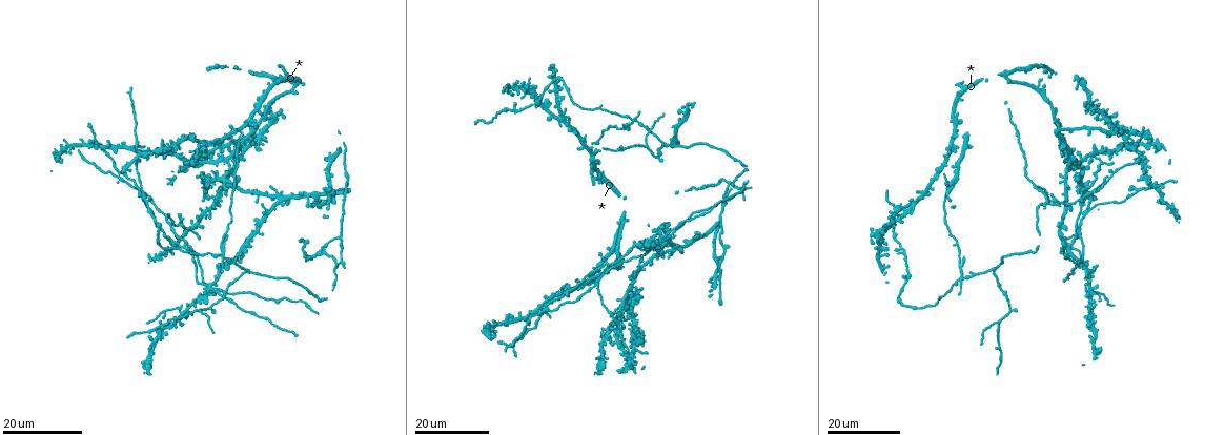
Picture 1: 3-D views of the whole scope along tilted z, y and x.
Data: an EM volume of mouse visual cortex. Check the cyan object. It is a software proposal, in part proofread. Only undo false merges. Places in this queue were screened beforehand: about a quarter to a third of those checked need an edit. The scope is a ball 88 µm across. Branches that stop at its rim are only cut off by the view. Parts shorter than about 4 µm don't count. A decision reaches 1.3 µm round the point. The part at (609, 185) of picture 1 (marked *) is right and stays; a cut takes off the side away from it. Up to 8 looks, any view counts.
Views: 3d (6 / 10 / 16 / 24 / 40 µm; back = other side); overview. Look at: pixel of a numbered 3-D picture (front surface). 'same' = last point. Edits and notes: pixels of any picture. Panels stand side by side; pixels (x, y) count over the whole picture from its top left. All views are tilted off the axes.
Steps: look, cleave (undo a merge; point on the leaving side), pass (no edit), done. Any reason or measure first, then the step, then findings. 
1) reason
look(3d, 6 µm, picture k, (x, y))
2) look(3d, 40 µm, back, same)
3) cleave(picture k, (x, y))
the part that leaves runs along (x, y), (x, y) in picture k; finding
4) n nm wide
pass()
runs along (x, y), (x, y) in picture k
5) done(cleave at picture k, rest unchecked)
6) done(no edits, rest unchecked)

look(3d, 16 µm, picture 1, (182, 312))

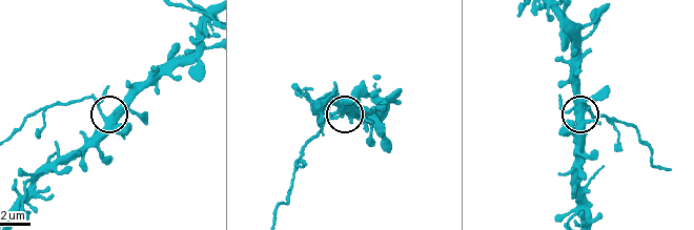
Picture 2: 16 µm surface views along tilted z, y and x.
look(3d, 10 µm, picture 2, (102, 117))

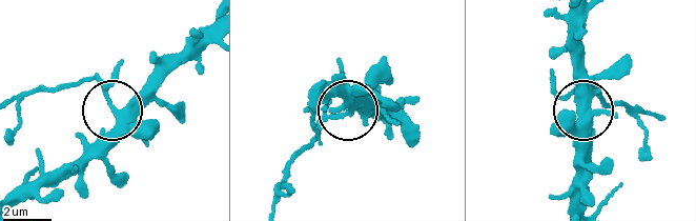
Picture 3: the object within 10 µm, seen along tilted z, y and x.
cleave(picture 3, (118, 78))
the part that leaves runs along (111, 105), (91, 78), (60, 88), (42, 88), (13, 102) in picture 3; a second neuron is stuck on

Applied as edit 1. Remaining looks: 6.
look(overview)

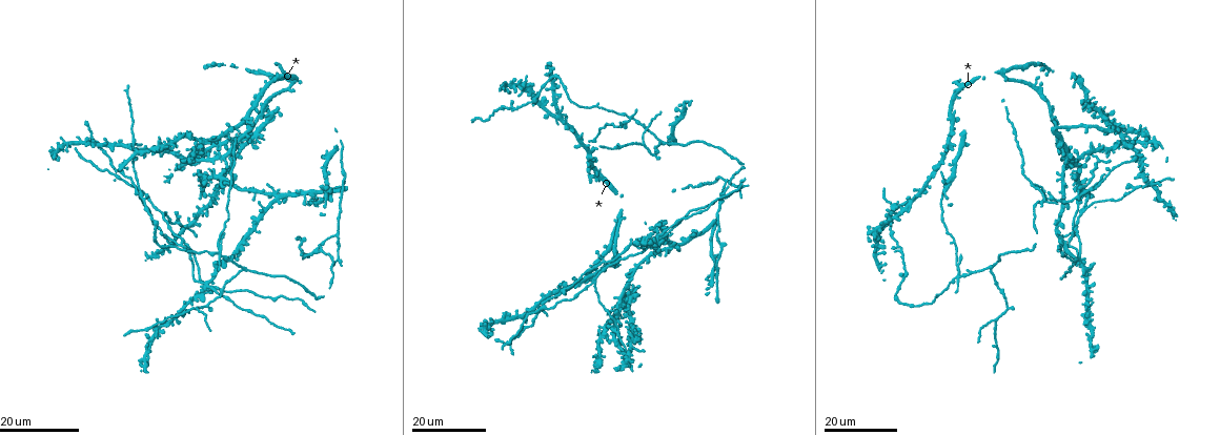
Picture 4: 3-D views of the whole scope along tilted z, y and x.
two arms at a narrow angle
look(3d, 24 µm, picture 4, (221, 256))

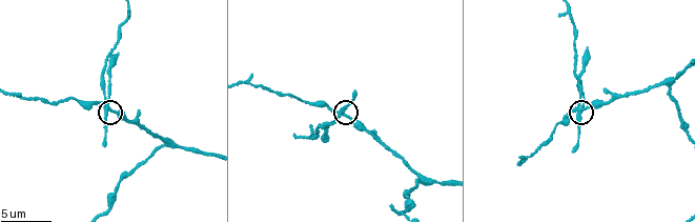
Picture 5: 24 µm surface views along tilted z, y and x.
look(3d, 6 µm, picture 5, (339, 112))

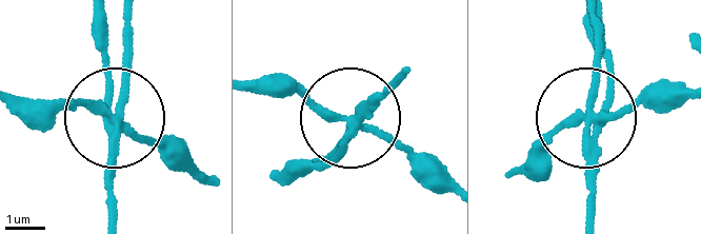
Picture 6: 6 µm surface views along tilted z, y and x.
cleave(picture 6, (109, 179))
the part that leaves runs along (108, 127), (100, 18) in picture 6; a second neuron is stuck on

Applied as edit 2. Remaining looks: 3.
three arms meet
look(3d, 24 µm, picture 4, (642, 143))

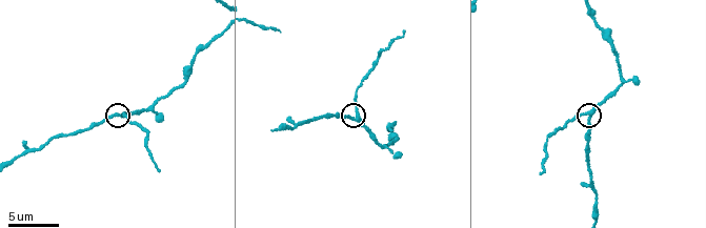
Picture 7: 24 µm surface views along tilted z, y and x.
look(3d, 6 µm, picture 7, (593, 110))

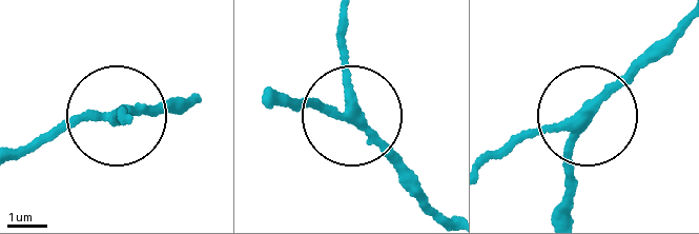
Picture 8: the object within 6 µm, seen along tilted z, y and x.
side arm 12 µm; 3 arms
pass()
continuous, no second neuron

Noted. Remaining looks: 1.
arms part here
look(3d, 6 µm, picture 5, (668, 85))

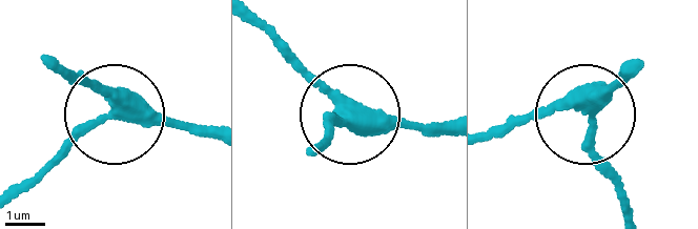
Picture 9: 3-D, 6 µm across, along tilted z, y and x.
320 nm wide
pass()
runs along (490, 132), (573, 111), (622, 208) in picture 9; one neuron here

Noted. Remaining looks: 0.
done(cleave at picture 3, cleave at picture 6, rest unchecked)

